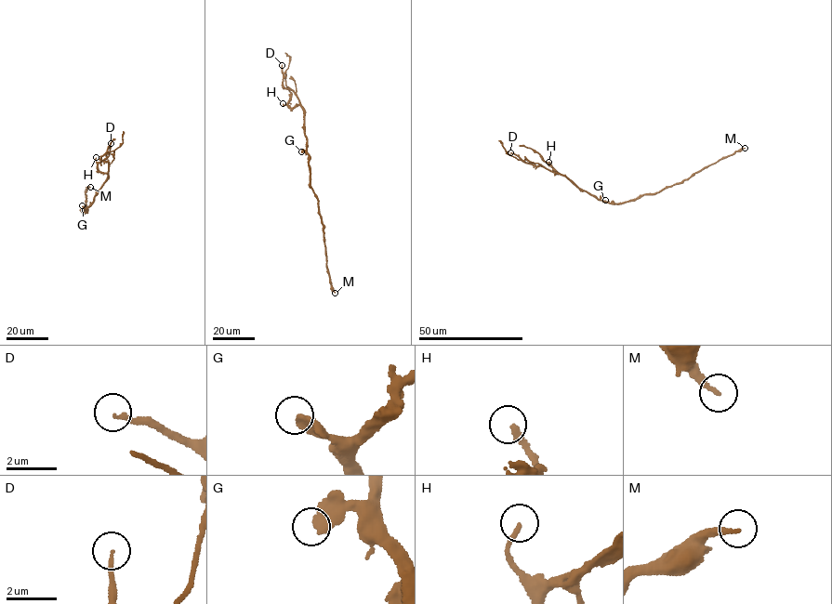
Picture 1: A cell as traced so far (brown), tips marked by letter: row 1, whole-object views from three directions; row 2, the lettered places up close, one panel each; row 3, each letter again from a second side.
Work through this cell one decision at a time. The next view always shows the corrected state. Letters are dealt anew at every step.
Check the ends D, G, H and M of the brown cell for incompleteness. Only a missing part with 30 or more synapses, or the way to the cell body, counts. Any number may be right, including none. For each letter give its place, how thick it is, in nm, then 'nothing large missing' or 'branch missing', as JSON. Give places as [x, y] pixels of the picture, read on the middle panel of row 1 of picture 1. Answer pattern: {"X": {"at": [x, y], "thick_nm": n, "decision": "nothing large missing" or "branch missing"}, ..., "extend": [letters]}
{"D": {"at": [282, 65], "thick_nm": 140, "decision": "branch missing"}, "G": {"at": [301, 151], "thick_nm": 400, "decision": "nothing large missing"}, "H": {"at": [283, 103], "thick_nm": 190, "decision": "nothing large missing"}, "M": {"at": [335, 293], "thick_nm": 240, "decision": "nothing large missing"}, "extend": ["D"]}

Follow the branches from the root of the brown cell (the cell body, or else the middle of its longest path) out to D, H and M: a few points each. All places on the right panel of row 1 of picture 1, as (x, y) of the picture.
D: (613, 203), (598, 200), (580, 190), (564, 176), (525, 163), (510, 152)
H: (613, 203), (598, 200), (580, 190), (564, 176), (555, 174), (548, 162)
M: (613, 203), (634, 201), (644, 194), (658, 192), (745, 148)

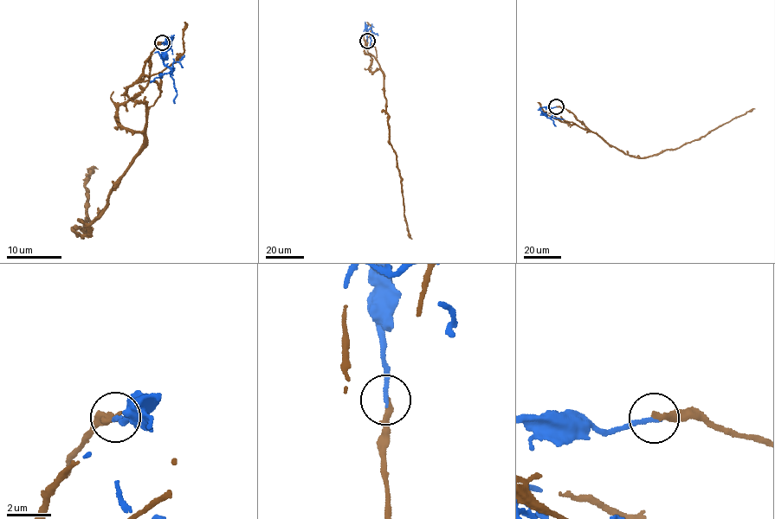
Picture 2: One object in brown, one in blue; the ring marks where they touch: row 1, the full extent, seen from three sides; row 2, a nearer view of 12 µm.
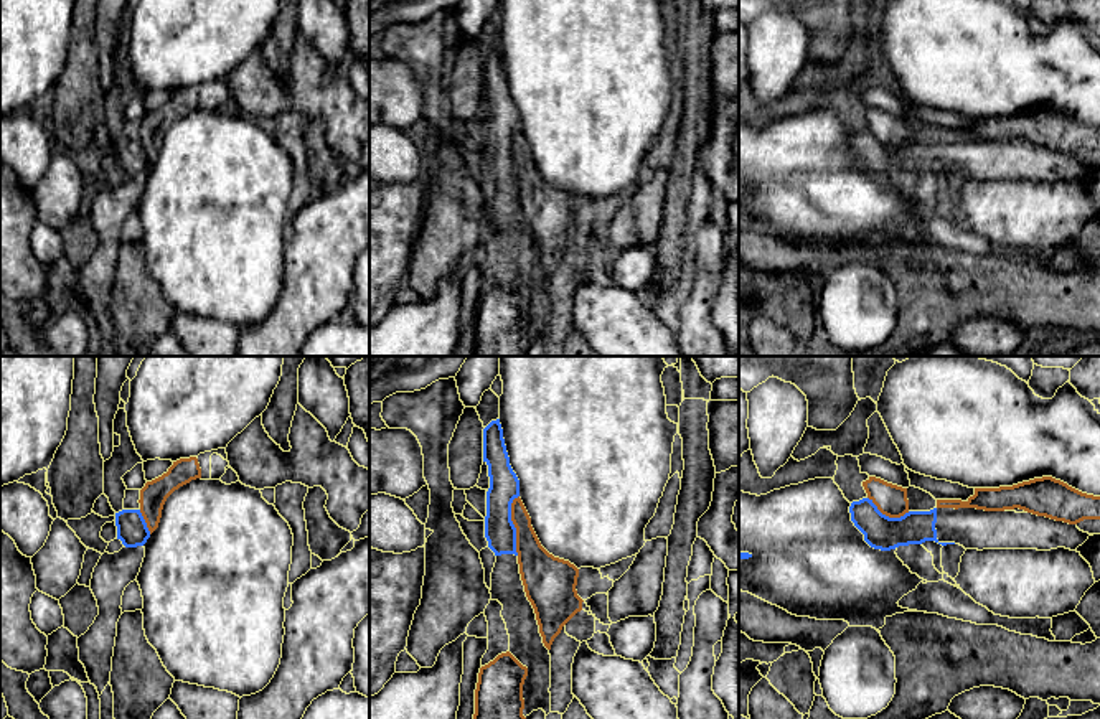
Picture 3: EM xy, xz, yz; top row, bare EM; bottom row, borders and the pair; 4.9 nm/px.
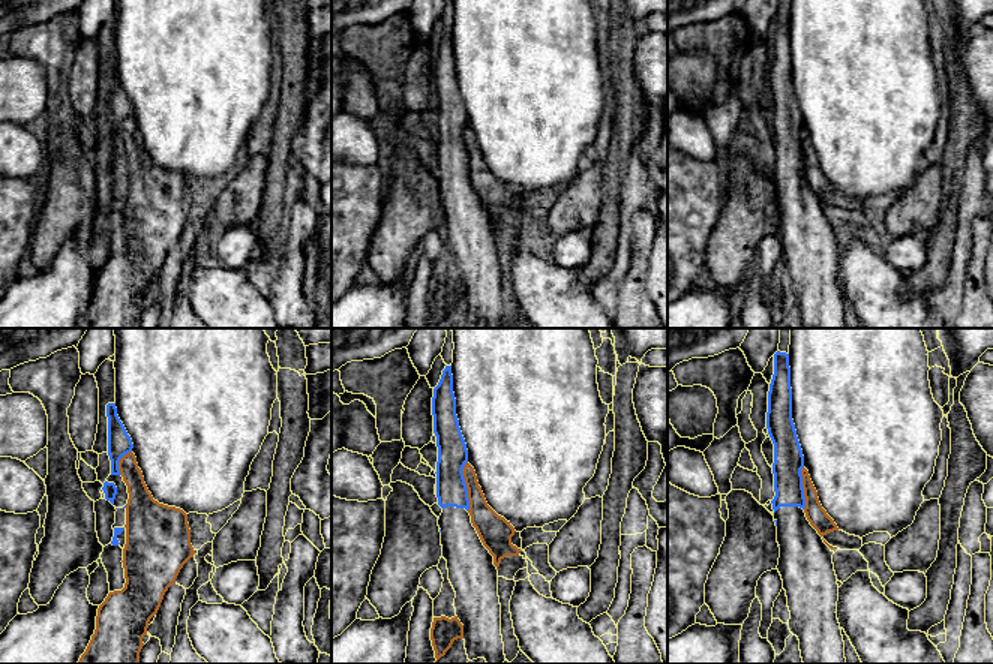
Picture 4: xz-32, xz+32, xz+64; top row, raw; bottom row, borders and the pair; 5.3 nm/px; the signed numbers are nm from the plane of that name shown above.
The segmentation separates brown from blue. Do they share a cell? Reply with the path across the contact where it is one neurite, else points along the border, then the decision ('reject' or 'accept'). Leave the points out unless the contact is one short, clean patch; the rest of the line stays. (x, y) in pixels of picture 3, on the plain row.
along xz (518, 126), (512, 134), (515, 182), (518, 185) | reject

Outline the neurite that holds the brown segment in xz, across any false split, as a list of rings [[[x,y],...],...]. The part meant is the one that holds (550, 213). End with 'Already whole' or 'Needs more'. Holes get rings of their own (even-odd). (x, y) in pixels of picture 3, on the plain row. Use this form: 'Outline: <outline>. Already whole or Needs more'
Outline: [[[519,127],[511,134],[511,152],[516,158],[516,183],[524,223],[534,239],[543,274],[551,280],[562,257],[582,241],[584,231],[576,221],[579,200],[541,176]]]. Already whole

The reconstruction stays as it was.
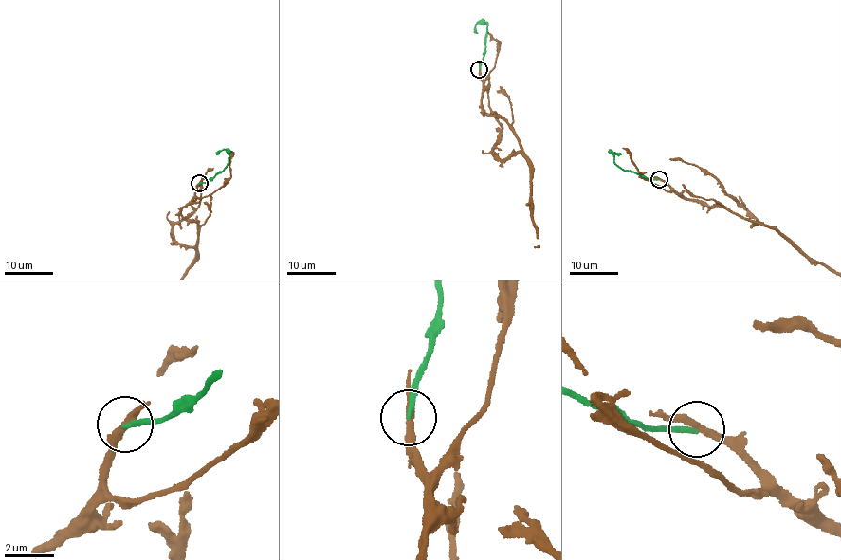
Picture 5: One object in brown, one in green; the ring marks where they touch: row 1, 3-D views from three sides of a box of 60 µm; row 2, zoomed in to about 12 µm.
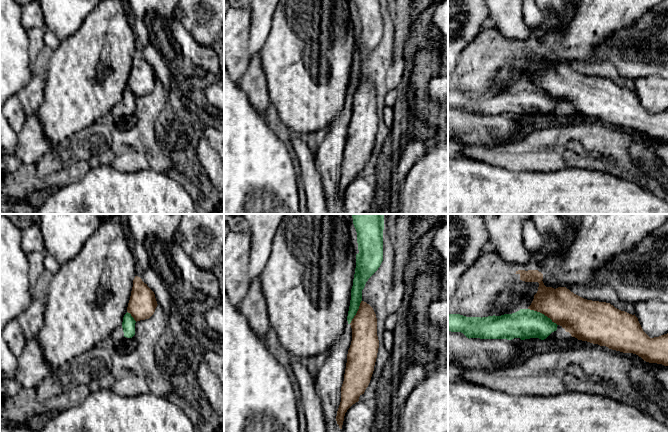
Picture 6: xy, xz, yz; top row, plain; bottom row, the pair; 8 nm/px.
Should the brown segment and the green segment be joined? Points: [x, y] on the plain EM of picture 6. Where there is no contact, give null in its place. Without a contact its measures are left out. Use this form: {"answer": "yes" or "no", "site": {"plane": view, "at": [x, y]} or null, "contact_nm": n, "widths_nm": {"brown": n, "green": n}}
{"answer": "no", "site": {"plane": "yz", "at": [543, 89]}, "contact_nm": 280, "widths_nm": {"brown": 280, "green": 240}}

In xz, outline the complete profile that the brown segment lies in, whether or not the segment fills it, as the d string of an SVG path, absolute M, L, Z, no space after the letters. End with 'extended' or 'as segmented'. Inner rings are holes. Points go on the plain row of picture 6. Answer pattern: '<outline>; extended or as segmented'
M361 77L350 101L352 117L347 130L341 178L336 192L340 205L342 205L345 189L359 177L359 173L364 170L370 159L379 124L377 94L369 80Z; as segmented

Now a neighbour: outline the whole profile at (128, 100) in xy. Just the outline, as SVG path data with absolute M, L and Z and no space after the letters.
M127 88L123 93L122 101L114 109L114 115L117 117L123 113L132 114L135 111L135 99L134 94Z

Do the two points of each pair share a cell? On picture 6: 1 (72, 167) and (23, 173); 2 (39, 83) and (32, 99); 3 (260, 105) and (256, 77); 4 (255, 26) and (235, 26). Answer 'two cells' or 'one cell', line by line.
1: one cell
2: one cell
3: one cell
4: two cells

